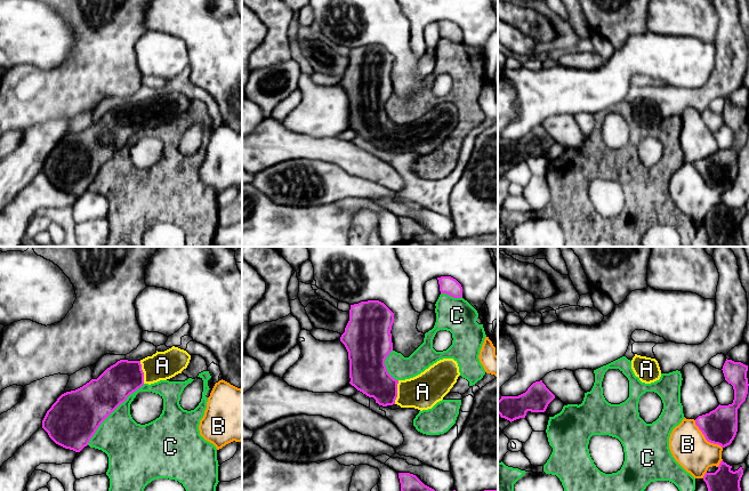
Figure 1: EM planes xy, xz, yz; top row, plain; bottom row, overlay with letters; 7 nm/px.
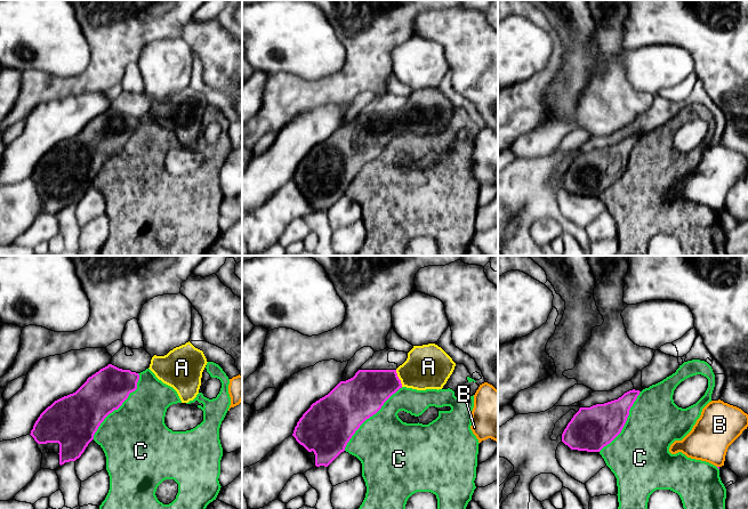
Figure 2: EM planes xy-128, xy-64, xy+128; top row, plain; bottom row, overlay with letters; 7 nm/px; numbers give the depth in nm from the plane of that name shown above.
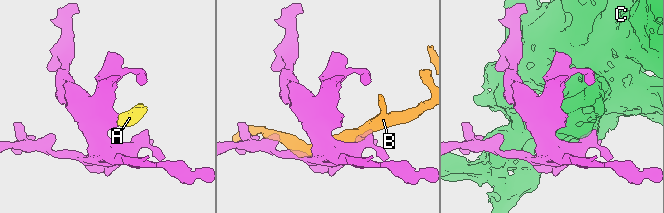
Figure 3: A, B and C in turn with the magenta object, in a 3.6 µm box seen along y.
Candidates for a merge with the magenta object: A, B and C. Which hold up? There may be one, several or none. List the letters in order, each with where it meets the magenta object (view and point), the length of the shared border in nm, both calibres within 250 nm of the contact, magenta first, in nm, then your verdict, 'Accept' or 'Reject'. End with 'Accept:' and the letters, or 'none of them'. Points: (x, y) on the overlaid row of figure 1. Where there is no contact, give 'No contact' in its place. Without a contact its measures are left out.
A: Touches magenta at xz (396, 392). Shared border 170 nm. Thickness 260 nm (magenta) against 240 nm. Accept
B: Touches magenta at yz (705, 436). Shared border 280 nm. Thickness 240 nm (magenta) against 260 nm. Reject
C: Touches magenta at xy (112, 411). Shared border 600 nm. Thickness 340 nm (magenta) against 320 nm. Reject
Accept: A

